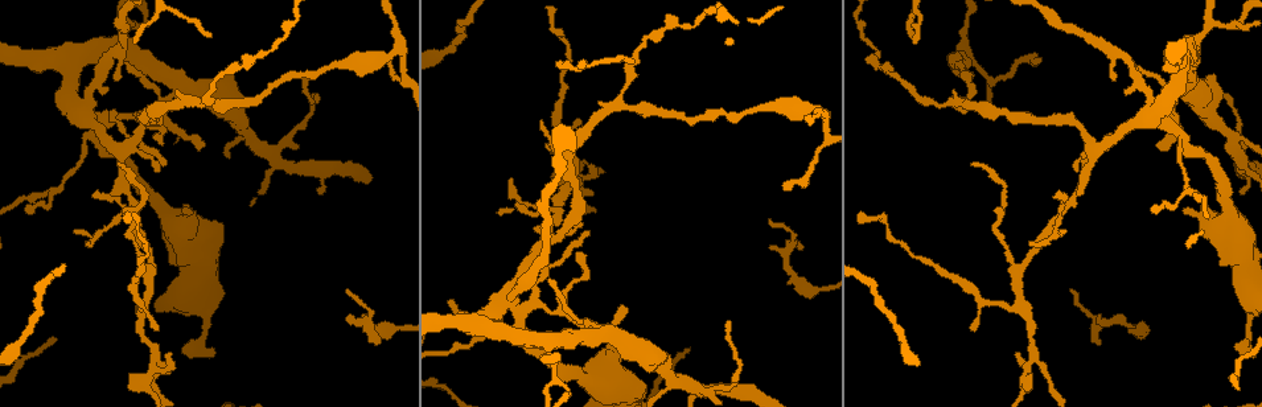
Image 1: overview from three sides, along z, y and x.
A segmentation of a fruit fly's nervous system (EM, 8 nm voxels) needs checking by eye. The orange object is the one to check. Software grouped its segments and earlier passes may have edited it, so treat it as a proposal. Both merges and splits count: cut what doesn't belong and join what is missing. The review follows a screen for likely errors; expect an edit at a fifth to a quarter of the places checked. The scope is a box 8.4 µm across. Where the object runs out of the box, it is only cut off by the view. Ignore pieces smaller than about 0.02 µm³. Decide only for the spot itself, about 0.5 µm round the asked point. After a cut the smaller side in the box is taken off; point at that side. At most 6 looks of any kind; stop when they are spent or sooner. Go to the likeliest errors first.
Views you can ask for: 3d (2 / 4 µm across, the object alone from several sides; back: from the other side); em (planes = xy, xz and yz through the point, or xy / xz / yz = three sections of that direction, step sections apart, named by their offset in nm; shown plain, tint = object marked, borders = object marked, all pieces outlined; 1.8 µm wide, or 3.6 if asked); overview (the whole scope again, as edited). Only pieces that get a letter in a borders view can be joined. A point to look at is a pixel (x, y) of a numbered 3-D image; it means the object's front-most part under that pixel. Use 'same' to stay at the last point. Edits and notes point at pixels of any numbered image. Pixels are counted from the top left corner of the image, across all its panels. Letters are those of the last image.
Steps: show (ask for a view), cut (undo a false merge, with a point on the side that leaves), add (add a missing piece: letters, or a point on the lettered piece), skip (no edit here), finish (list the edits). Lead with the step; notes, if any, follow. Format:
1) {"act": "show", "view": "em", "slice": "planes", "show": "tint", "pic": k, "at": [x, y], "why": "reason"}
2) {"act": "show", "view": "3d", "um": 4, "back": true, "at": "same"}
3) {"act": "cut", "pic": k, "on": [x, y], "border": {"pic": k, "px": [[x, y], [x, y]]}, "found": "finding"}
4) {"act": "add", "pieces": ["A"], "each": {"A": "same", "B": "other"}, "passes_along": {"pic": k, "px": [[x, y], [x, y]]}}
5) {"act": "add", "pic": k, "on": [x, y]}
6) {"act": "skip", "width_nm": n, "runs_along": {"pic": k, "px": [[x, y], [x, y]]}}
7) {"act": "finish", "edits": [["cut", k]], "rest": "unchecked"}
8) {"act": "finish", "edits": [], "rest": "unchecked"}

{"act": "show", "view": "3d", "um": 2, "pic": 1, "at": [1020, 307], "why": "three-way junction"}

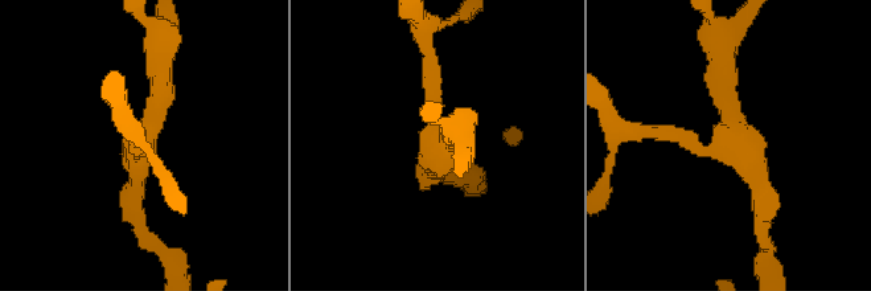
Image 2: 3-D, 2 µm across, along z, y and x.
{"act": "show", "view": "em", "slice": "planes", "show": "borders", "pic": 2, "at": [727, 136], "arms": 3}

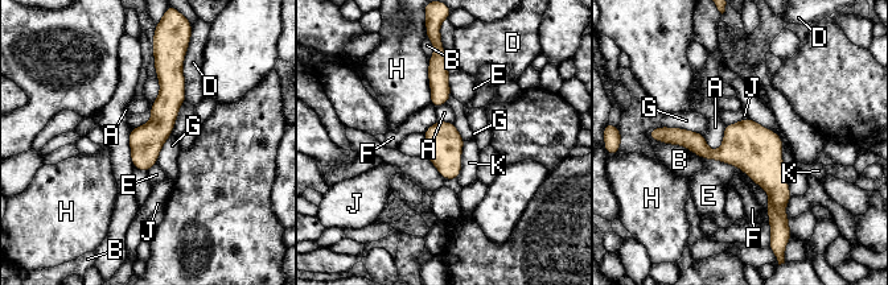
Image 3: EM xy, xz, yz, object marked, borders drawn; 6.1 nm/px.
{"act": "skip", "width_nm": 200, "each": {"A": "other", "B": "other", "D": "other", "E": "other", "F": "other", "G": "other", "H": "other", "J": "other", "K": "other"}, "border": {"pic": 3, "px": [[149, 110], [151, 118], [131, 129]]}, "found": "one neuron here"}

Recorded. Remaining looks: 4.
{"act": "show", "view": "em", "slice": "planes", "show": "borders", "pic": 1, "at": [590, 323], "why": "closes a loop"}

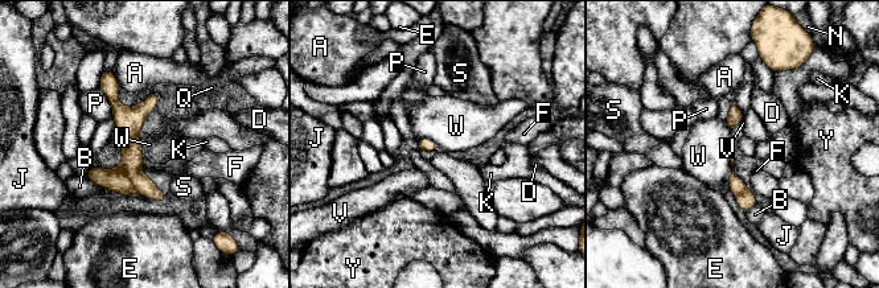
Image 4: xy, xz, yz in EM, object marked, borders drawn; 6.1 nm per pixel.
{"act": "cut", "pic": 4, "on": [116, 180], "width_nm": 70, "each": {"A": "other", "B": "other", "D": "other", "E": "other", "F": "other", "J": "other", "K": "other", "N": "other", "P": "other", "Q": "other", "S": "other", "V": "other", "W": "other", "Y": "other"}, "border": {"pic": 4, "px": [[120, 165], [136, 190]]}, "found": "two neurons meet here"}

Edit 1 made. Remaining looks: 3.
{"act": "show", "view": "overview", "why": "see it whole again"}

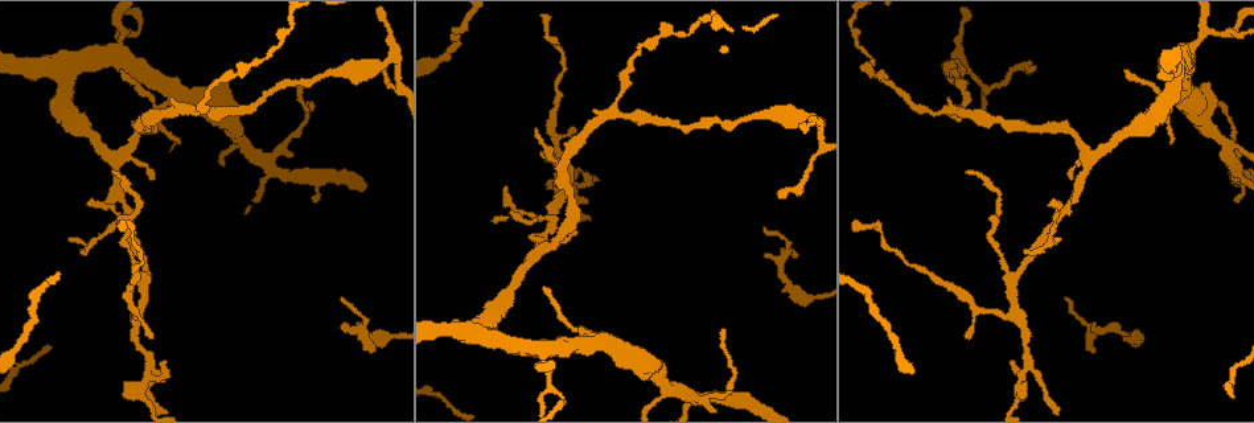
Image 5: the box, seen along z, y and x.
{"act": "show", "view": "em", "slice": "planes", "show": "tint", "pic": 5, "at": [961, 60], "why": "calibre changes"}

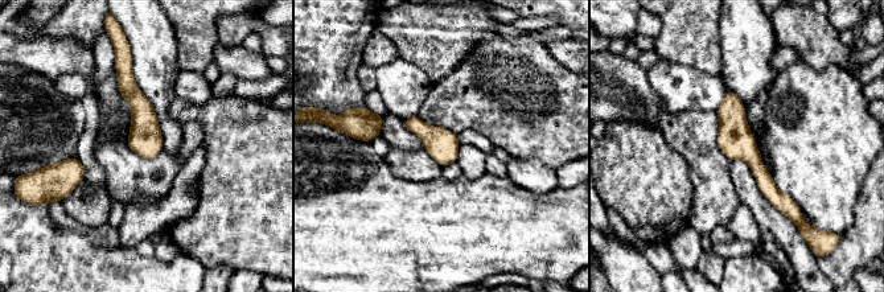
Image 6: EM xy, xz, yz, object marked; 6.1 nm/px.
{"act": "show", "view": "em", "slice": "planes", "show": "borders", "at": "same", "why": "what lies round it"}

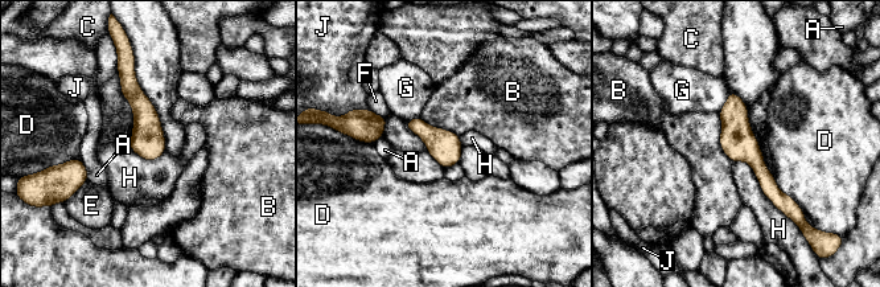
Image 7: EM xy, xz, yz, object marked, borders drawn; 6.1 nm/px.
{"act": "skip", "longest_contact_nm": ["H", 550], "each": {"A": "other", "B": "other", "C": "other", "D": "other", "E": "other", "F": "other", "G": "other", "H": "other", "J": "other"}, "found": "all the same neuron"}

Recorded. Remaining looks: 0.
{"act": "finish", "edits": [["cut", 4]], "rest": "unchecked"}

